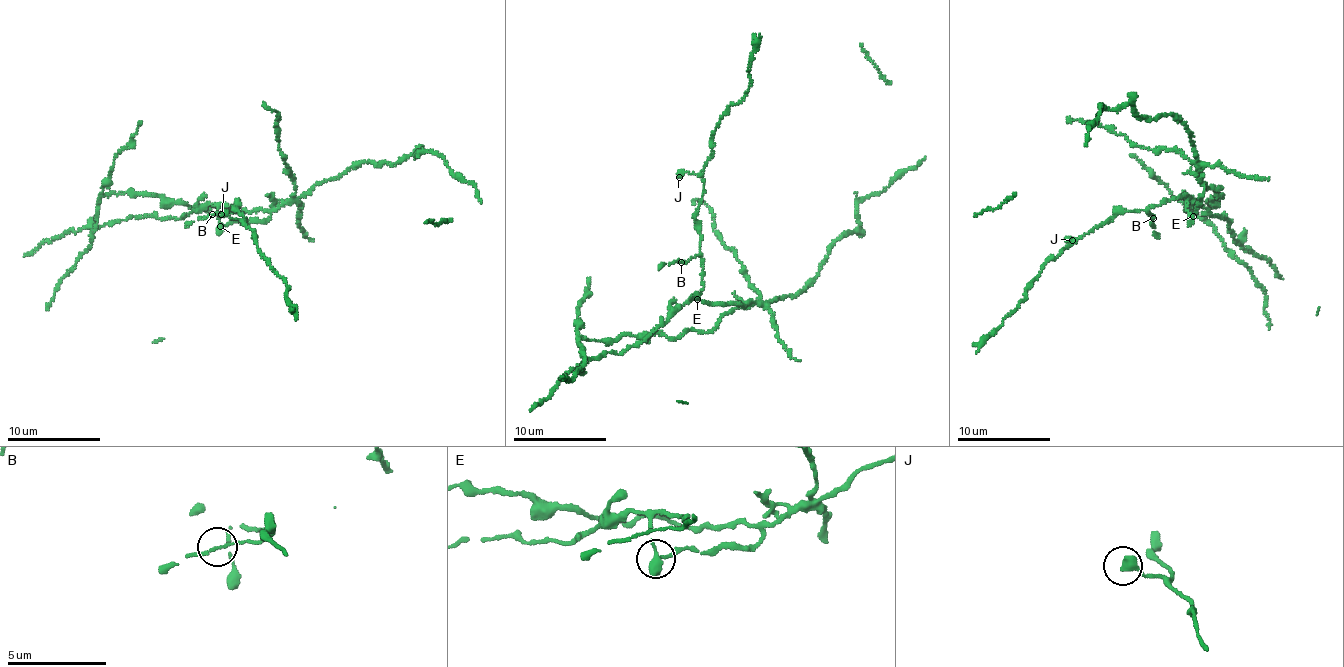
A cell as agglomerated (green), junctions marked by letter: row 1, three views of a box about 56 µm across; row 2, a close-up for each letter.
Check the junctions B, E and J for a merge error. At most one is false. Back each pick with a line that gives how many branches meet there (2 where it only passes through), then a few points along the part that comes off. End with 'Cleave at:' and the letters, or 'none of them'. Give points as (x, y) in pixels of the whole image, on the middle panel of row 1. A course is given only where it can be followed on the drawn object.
E: branches 1
Cleave at: E

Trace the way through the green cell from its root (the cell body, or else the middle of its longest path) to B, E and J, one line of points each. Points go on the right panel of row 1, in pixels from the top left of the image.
B: (1199, 167), (1197, 176), (1204, 188), (1193, 214), (1185, 208), (1185, 195), (1151, 205), (1147, 212), (1153, 219)
E: (1199, 167), (1197, 176), (1204, 188), (1193, 216)
J: (1199, 167), (1204, 188), (1193, 214), (1185, 208), (1185, 195), (1144, 210), (1119, 211), (1072, 240)

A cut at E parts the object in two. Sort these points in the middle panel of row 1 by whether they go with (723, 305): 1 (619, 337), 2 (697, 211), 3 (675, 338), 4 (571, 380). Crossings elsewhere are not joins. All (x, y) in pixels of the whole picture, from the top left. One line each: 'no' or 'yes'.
1: yes
2: no
3: yes
4: yes

